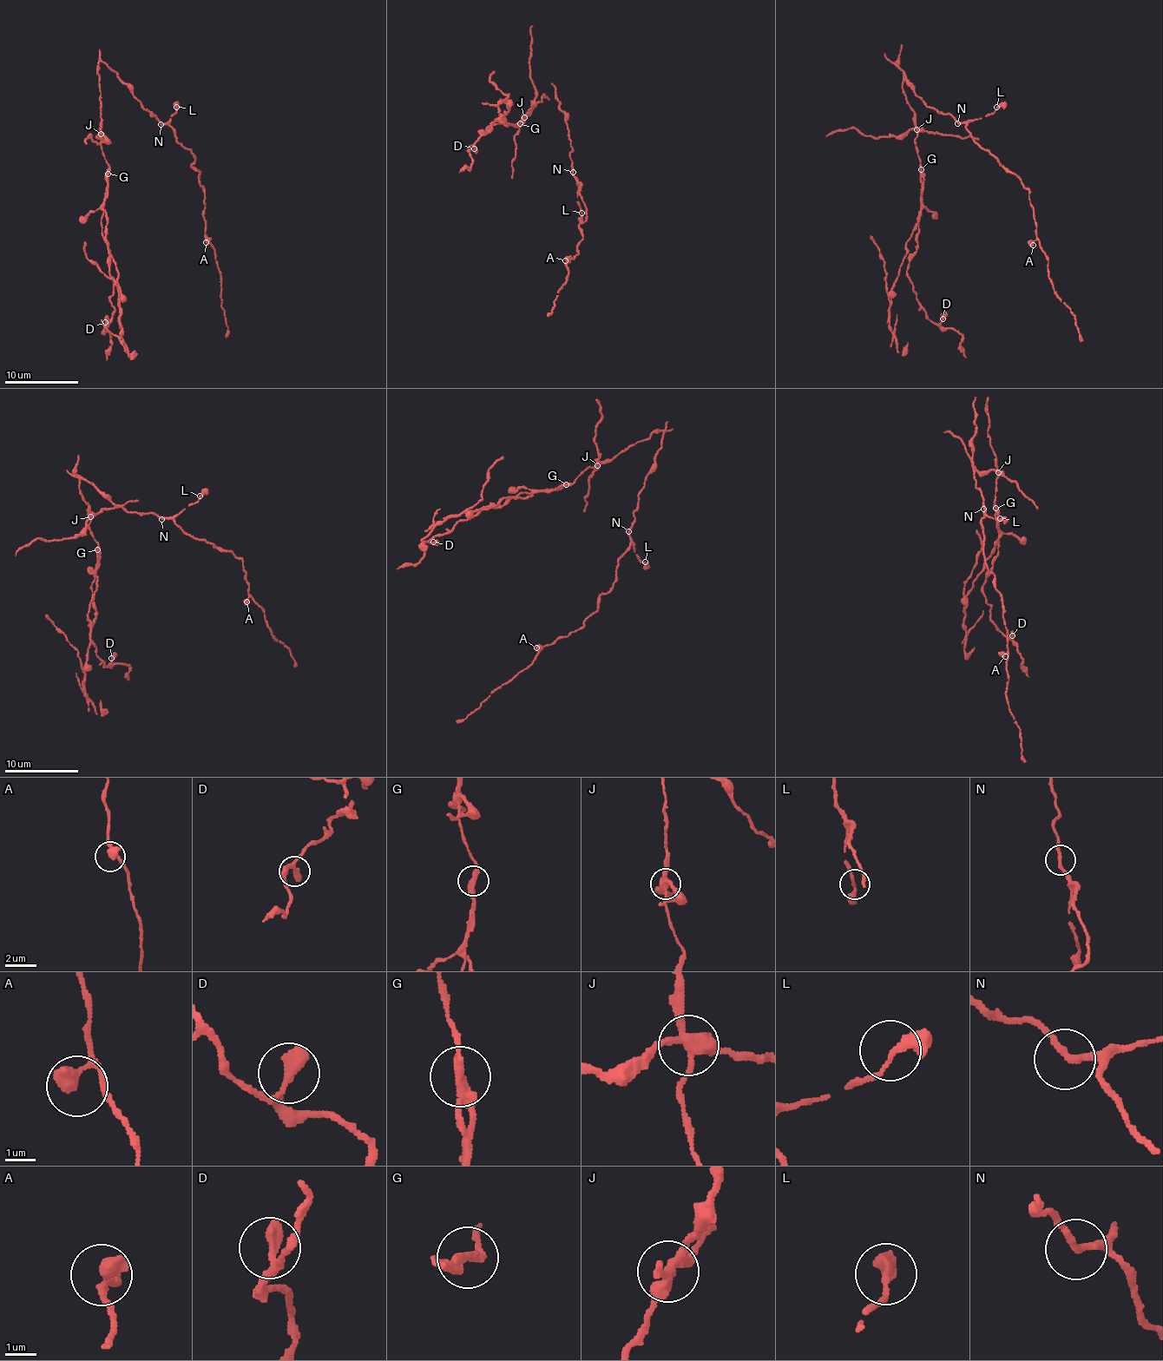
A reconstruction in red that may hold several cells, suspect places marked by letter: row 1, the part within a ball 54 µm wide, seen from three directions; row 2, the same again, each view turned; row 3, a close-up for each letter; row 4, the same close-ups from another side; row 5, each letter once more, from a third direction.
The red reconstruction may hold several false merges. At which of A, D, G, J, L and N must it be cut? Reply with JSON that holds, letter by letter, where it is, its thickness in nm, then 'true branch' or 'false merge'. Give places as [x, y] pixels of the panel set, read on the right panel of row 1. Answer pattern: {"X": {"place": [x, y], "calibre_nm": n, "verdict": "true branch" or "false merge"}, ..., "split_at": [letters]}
{"A": {"place": [1033, 245], "calibre_nm": 360, "verdict": "true branch"}, "D": {"place": [942, 318], "calibre_nm": 340, "verdict": "true branch"}, "G": {"place": [921, 169], "calibre_nm": 320, "verdict": "false merge"}, "J": {"place": [916, 129], "calibre_nm": 320, "verdict": "false merge"}, "L": {"place": [996, 107], "calibre_nm": 220, "verdict": "true branch"}, "N": {"place": [957, 123], "calibre_nm": 200, "verdict": "true branch"}, "split_at": ["G", "J"]}

